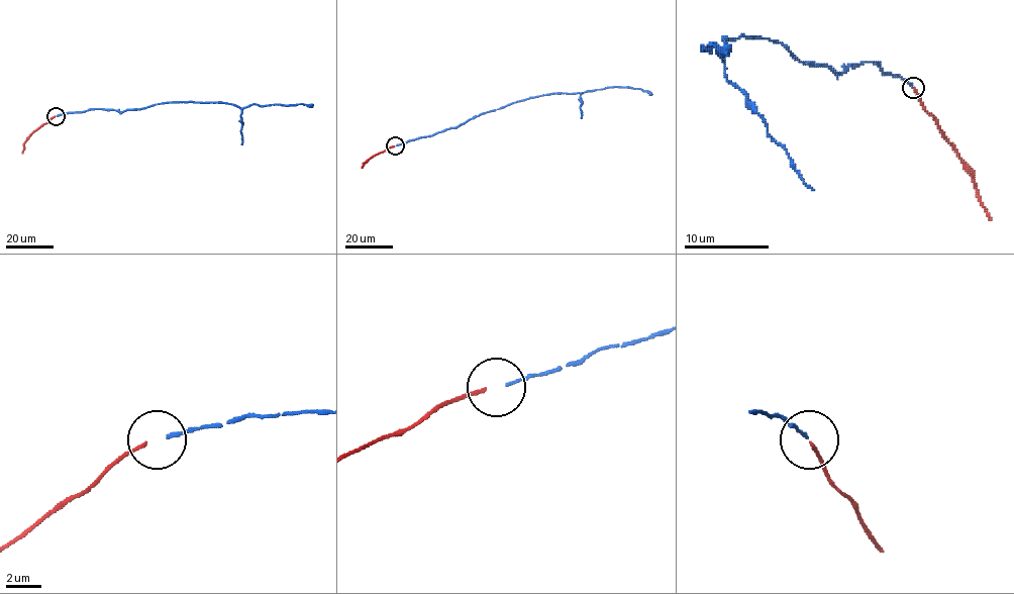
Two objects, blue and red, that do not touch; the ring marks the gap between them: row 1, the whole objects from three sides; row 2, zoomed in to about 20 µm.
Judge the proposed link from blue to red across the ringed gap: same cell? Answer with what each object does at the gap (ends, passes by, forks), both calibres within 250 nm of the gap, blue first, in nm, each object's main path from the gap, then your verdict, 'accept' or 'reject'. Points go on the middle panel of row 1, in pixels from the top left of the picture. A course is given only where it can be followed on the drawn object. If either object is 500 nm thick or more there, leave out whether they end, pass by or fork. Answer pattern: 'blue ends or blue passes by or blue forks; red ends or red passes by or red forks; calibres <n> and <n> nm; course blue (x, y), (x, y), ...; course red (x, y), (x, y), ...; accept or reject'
blue ends; red ends; calibres 180 and 180 nm; course blue (396, 145), (455, 128), (479, 115), (531, 97), (614, 86), (639, 88), (652, 94); course red (394, 145), (374, 155), (362, 168); accept

